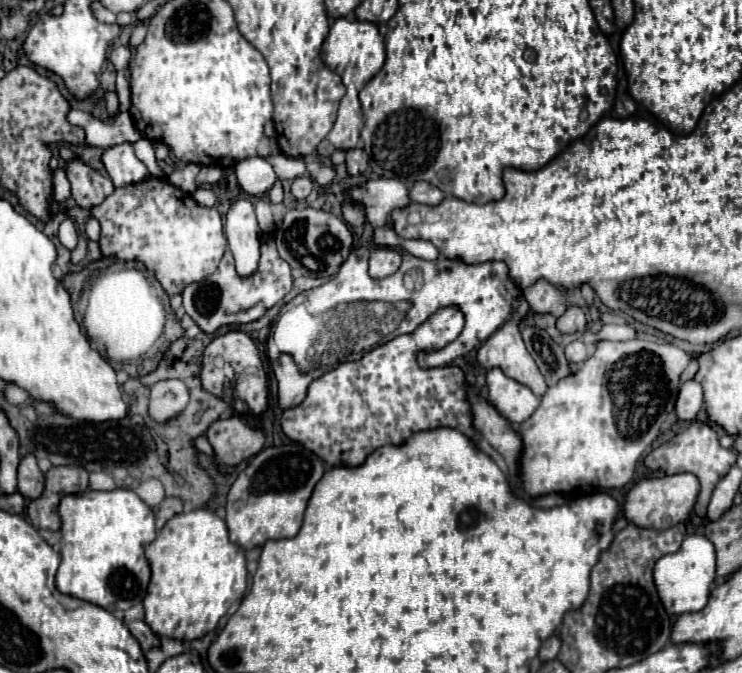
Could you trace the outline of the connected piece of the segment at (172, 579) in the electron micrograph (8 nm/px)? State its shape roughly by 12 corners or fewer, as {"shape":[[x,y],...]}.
{"shape":[[196,509],[146,547],[146,623],[194,641],[248,587],[244,549]]}

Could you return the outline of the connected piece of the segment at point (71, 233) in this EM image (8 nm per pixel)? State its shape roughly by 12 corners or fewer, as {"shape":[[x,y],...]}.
{"shape":[[72,219],[62,221],[58,239],[64,247],[74,249],[76,229]]}

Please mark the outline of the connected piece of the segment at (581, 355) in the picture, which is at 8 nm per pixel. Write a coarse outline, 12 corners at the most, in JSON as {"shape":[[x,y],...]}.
{"shape":[[582,341],[566,347],[570,363],[582,363],[588,357],[588,347]]}

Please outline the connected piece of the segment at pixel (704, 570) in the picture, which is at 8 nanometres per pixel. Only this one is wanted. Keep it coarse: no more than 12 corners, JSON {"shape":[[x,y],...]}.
{"shape":[[688,535],[654,567],[670,615],[704,609],[714,545]]}

